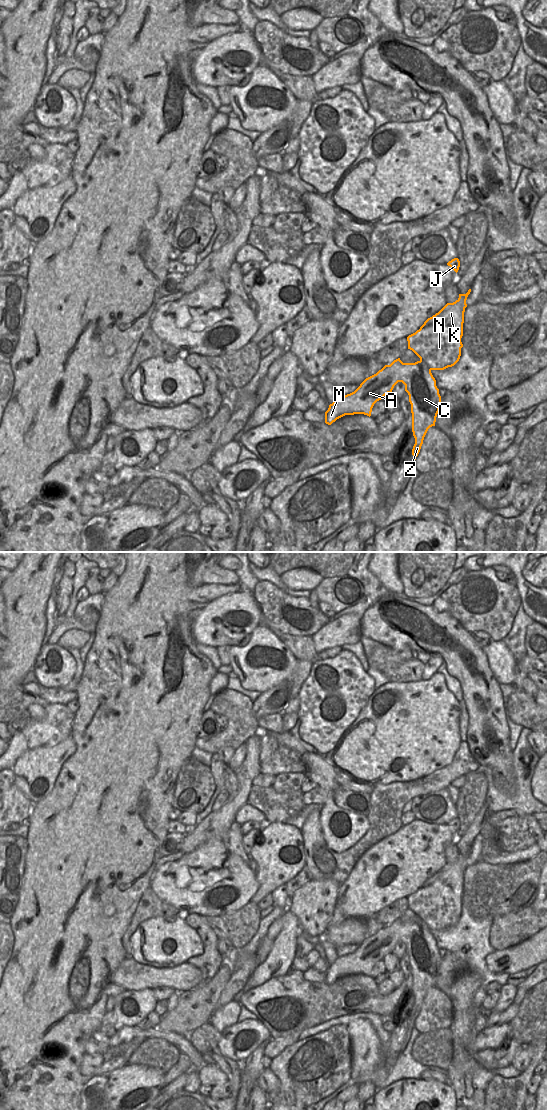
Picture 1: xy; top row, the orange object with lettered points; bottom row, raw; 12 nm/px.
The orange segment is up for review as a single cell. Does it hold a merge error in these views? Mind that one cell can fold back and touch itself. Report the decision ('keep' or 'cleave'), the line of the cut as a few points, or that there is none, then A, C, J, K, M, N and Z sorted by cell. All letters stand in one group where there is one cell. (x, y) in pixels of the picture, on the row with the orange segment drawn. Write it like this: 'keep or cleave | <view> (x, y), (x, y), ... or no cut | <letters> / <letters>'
keep | no cut | A C J K M N Z

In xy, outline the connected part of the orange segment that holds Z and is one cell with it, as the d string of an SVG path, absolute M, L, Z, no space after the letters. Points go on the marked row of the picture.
M471 289L466 294L459 294L459 298L455 302L447 303L438 313L428 318L419 330L407 337L408 349L420 358L419 361L403 363L398 358L390 365L385 365L376 374L366 378L354 392L337 397L336 401L330 404L325 412L325 423L331 425L345 415L364 414L370 417L374 404L383 399L386 394L392 393L394 386L398 382L402 382L411 404L412 432L415 438L412 455L416 460L428 429L435 426L441 404L439 389L431 371L452 367L460 359L463 347L461 338L463 336L464 312L470 292Z

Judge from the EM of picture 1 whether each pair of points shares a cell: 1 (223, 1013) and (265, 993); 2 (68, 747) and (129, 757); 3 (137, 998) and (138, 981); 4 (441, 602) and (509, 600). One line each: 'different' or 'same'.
1: different
2: different
3: different
4: same

